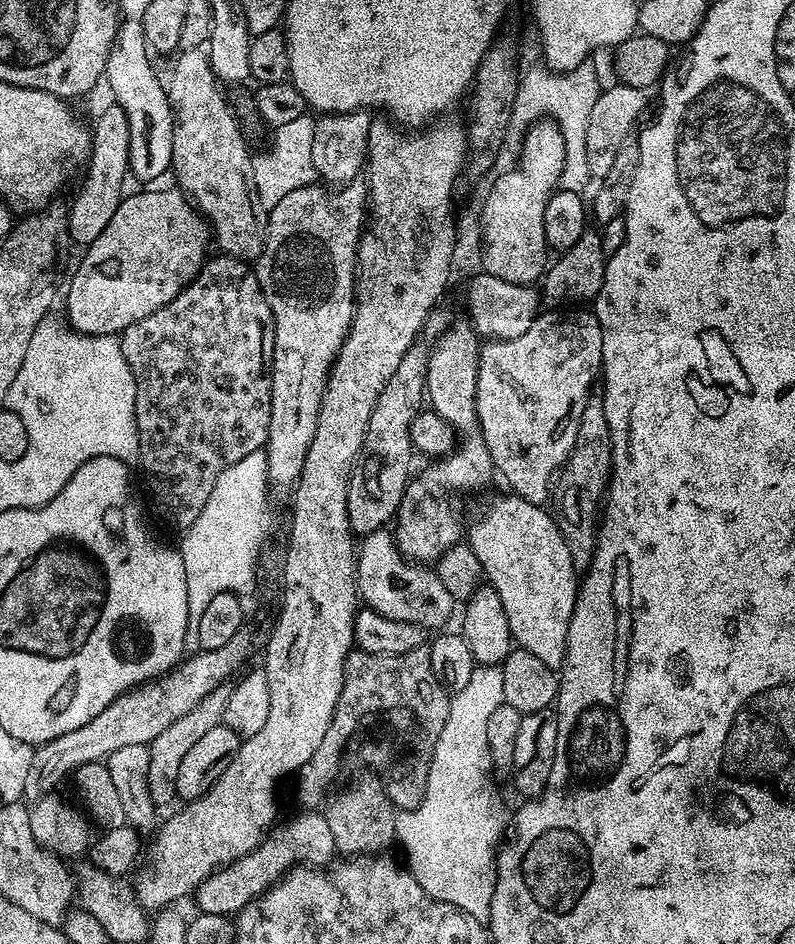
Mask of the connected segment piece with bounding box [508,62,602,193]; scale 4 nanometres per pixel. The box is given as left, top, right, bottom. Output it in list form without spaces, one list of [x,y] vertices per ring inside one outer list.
[[[583,62],[578,67],[564,73],[557,73],[541,66],[528,69],[521,75],[518,96],[515,99],[514,114],[509,124],[509,141],[519,143],[522,135],[544,115],[553,116],[553,123],[564,140],[563,170],[560,172],[559,187],[571,192],[583,193],[585,187],[592,182],[586,136],[590,112],[600,97],[602,83],[590,62]]]

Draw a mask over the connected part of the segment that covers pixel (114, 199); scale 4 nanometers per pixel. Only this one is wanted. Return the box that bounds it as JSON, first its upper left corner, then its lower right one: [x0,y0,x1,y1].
[68,103,130,246]

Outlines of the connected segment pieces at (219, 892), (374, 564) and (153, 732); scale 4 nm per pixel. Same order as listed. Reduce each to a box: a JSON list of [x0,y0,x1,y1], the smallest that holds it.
[[194,810,337,917],[354,530,454,629],[34,630,252,780]]

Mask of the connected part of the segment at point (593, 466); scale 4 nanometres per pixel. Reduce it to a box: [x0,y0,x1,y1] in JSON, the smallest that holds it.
[550,391,612,574]

